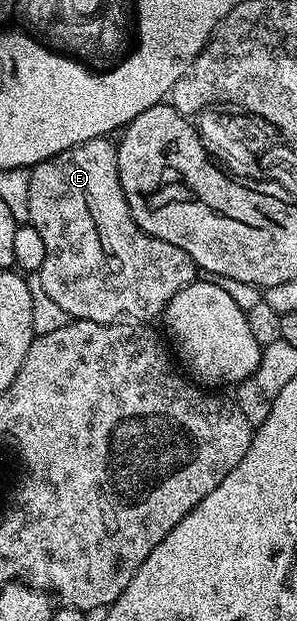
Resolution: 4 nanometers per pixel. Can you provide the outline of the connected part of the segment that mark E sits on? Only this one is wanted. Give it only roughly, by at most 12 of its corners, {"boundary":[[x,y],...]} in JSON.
{"boundary":[[110,139],[29,173],[37,284],[71,320],[151,322],[195,283],[132,218]]}

